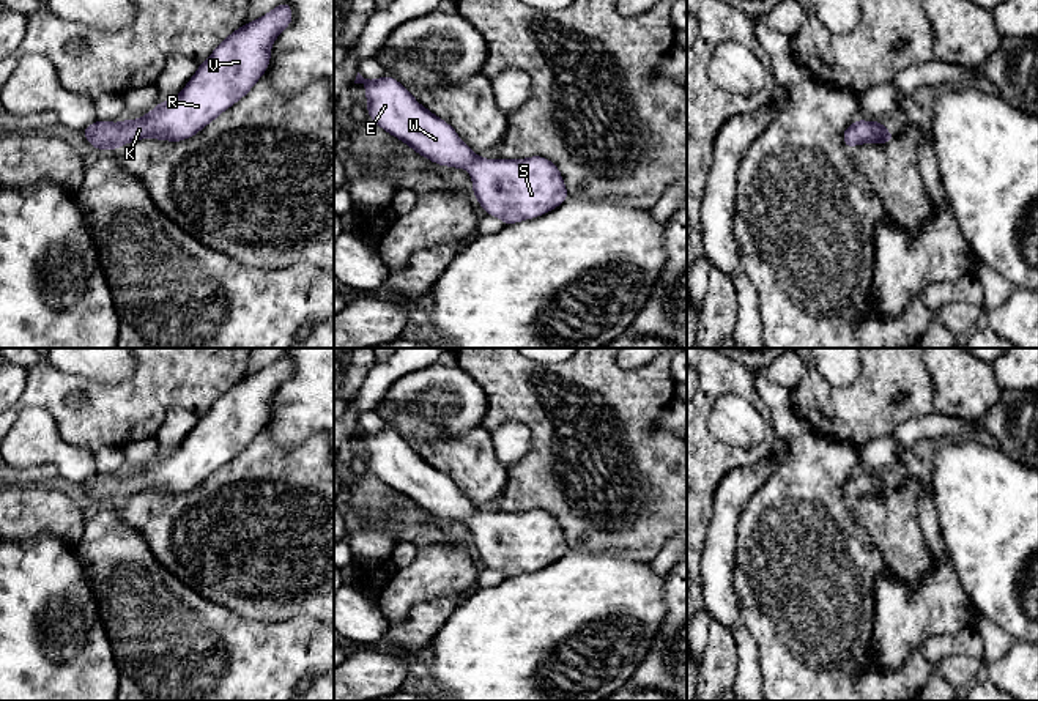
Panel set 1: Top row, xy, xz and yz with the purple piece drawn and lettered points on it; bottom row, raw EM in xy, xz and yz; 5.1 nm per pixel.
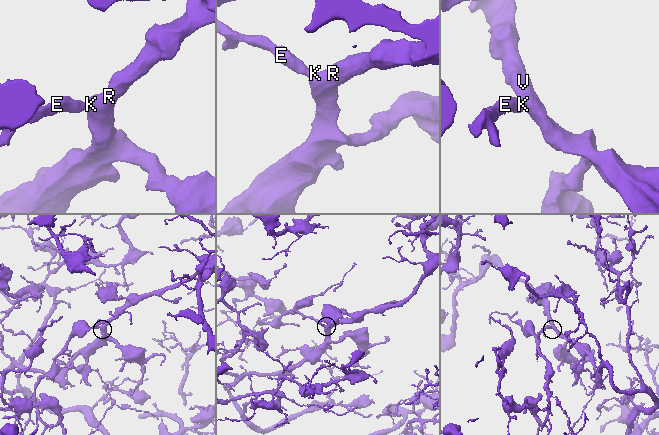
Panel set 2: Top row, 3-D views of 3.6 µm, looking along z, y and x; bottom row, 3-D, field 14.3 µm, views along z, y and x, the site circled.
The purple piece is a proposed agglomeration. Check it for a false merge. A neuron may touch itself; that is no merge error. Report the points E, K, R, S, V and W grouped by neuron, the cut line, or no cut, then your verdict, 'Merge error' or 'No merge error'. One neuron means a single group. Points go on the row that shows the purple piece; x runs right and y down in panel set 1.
Groups: E K R S V W. No split. No merge error

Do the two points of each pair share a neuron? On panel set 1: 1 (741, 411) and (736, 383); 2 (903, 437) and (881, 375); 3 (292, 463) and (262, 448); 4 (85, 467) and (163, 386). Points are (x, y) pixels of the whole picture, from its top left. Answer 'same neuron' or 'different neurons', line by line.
1: different neurons
2: different neurons
3: same neuron
4: different neurons

